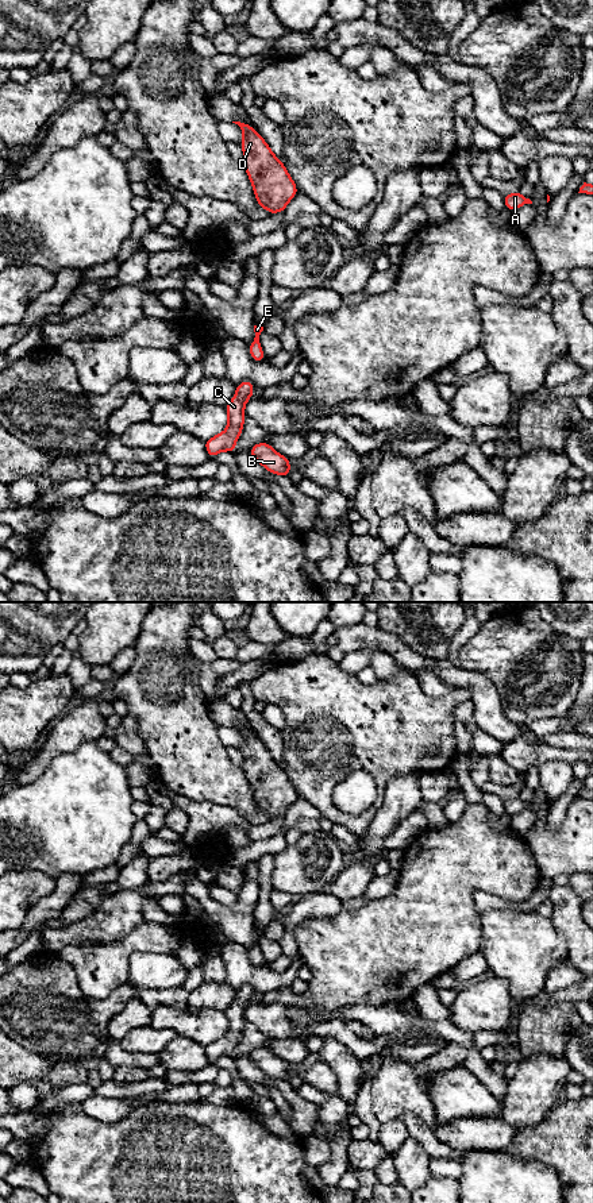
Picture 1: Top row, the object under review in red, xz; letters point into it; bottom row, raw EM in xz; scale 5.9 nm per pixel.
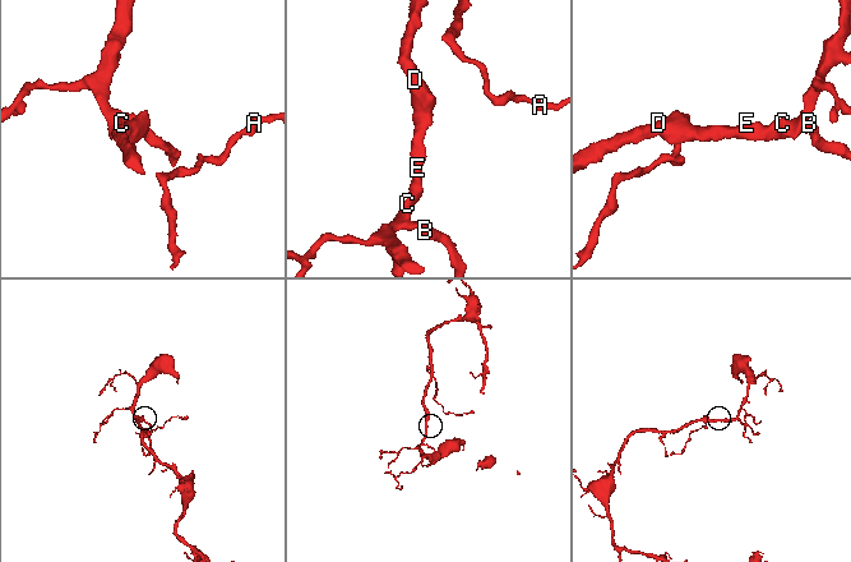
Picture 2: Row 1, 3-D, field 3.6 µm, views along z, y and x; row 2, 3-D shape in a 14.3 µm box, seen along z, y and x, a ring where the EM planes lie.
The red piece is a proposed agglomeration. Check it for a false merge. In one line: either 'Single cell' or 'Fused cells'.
Single cell

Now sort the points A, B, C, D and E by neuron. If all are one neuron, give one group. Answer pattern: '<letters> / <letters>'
A B C D E

